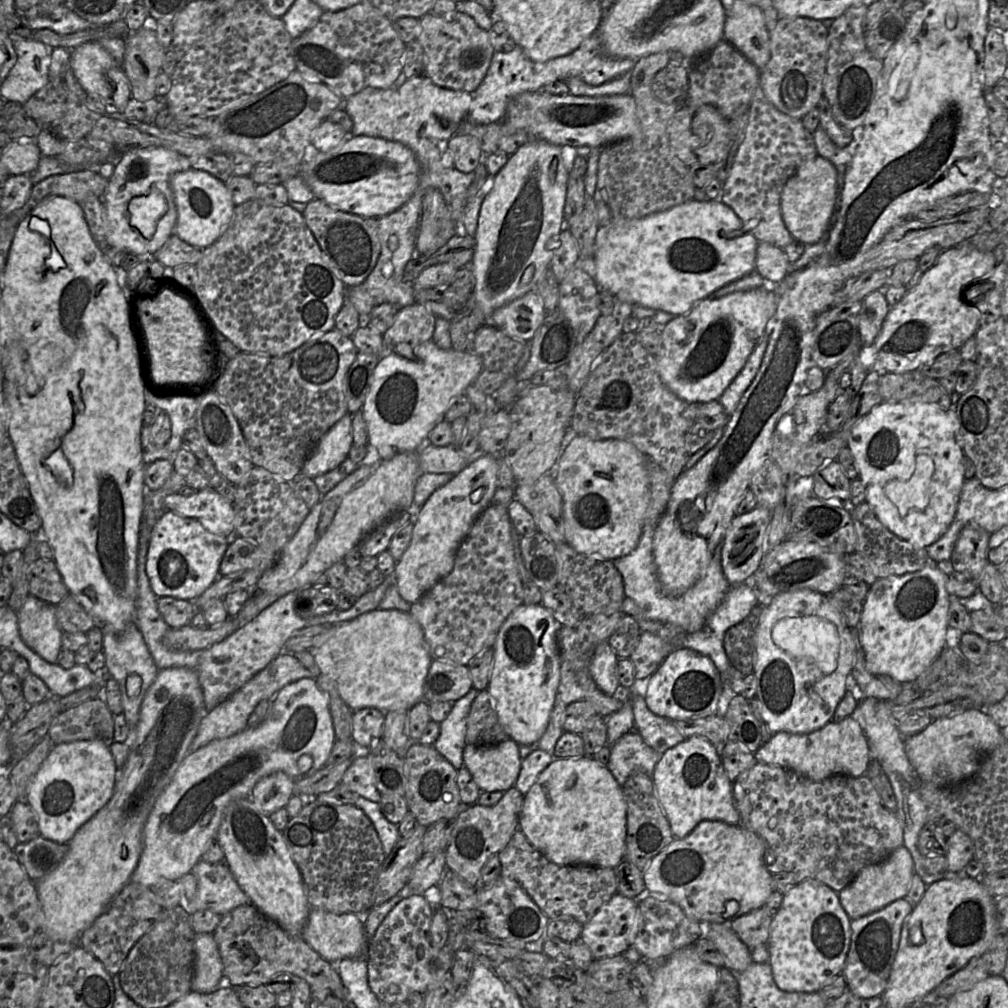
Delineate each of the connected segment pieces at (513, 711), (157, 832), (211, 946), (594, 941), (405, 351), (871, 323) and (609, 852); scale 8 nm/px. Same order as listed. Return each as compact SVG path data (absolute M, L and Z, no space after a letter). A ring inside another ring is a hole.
M521 604L501 626L496 638L487 691L503 729L518 745L537 745L548 726L560 683L557 632L562 625L542 604Z
M302 678L284 686L276 696L271 700L269 712L265 720L256 727L247 727L243 731L224 739L213 740L207 745L201 747L195 752L190 752L178 767L171 783L166 787L162 794L158 797L143 829L143 850L135 868L131 875L130 882L138 883L146 887L155 888L162 882L179 881L184 875L192 872L193 867L201 860L201 856L211 840L217 839L217 832L222 821L224 812L233 801L251 797L252 790L256 783L275 772L284 772L294 780L302 779L313 775L316 771L322 769L330 755L333 744L336 741L333 727L332 716L329 709L328 696L319 688L316 679ZM308 754L313 757L313 765L311 769L302 774L297 766L298 759Z
M196 934L194 976L191 991L211 993L223 983L223 963L213 934Z
M615 893L585 923L580 941L588 947L594 959L622 954L633 945L638 930L638 904L632 898Z
M419 303L400 309L392 326L383 334L384 352L381 356L396 354L416 360L413 350L416 346L432 340L436 318L428 308Z
M881 291L869 293L862 301L859 315L860 346L871 347L877 339L889 312L889 304Z
M592 756L557 758L523 796L519 828L549 861L560 865L615 868L625 859L627 803L607 766Z

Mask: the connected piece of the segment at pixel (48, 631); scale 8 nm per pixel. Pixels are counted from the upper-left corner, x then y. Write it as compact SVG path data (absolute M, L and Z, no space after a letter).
M29 595L17 615L25 644L45 661L57 664L63 632L57 625L55 606Z

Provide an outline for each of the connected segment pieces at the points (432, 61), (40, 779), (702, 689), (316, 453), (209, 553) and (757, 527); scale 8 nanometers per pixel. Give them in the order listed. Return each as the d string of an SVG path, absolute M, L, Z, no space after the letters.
M459 11L443 16L428 12L419 18L419 22L420 33L417 41L425 52L424 74L438 86L469 93L474 92L484 80L493 57L493 46L488 31L479 27L470 16Z
M81 740L56 744L31 780L26 801L37 815L40 836L58 844L68 843L87 821L99 812L112 798L119 770L110 748L99 740Z
M679 647L673 650L650 677L645 702L655 715L671 721L716 715L724 686L722 674L710 657Z
M352 415L342 417L317 443L301 473L315 478L338 467L353 445Z
M166 510L151 532L146 574L155 595L194 601L220 576L219 566L232 538L210 533L192 518Z
M757 506L749 513L736 515L731 520L722 542L721 561L725 577L731 586L751 582L765 555L765 542L772 511Z

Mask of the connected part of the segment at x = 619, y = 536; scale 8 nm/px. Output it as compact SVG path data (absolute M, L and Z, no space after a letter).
M576 435L554 470L562 499L565 542L578 553L614 560L638 545L649 506L649 458L626 440L592 440Z

